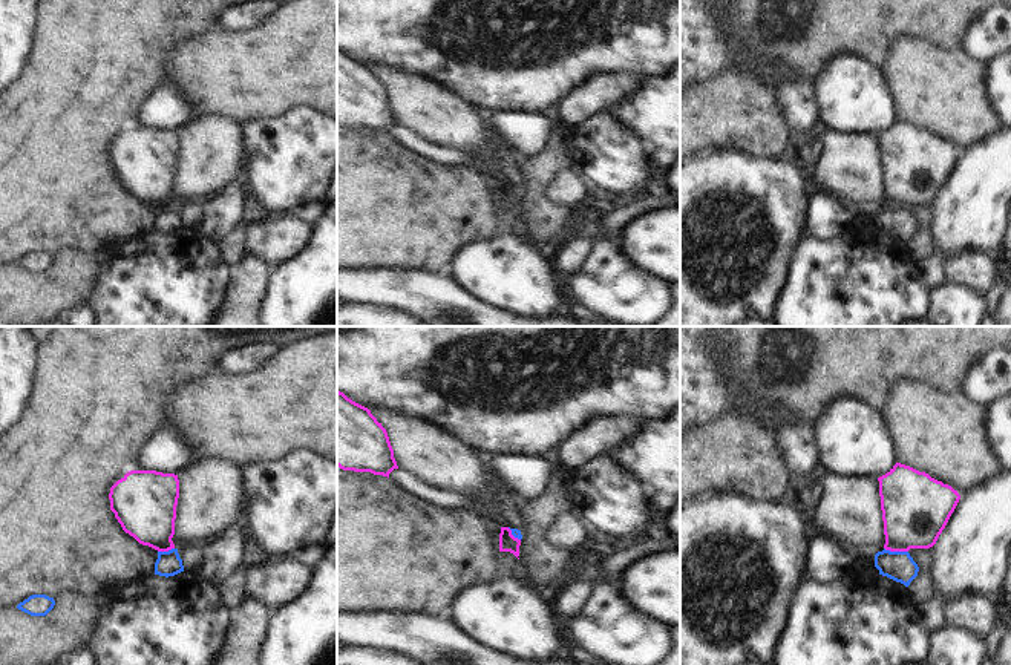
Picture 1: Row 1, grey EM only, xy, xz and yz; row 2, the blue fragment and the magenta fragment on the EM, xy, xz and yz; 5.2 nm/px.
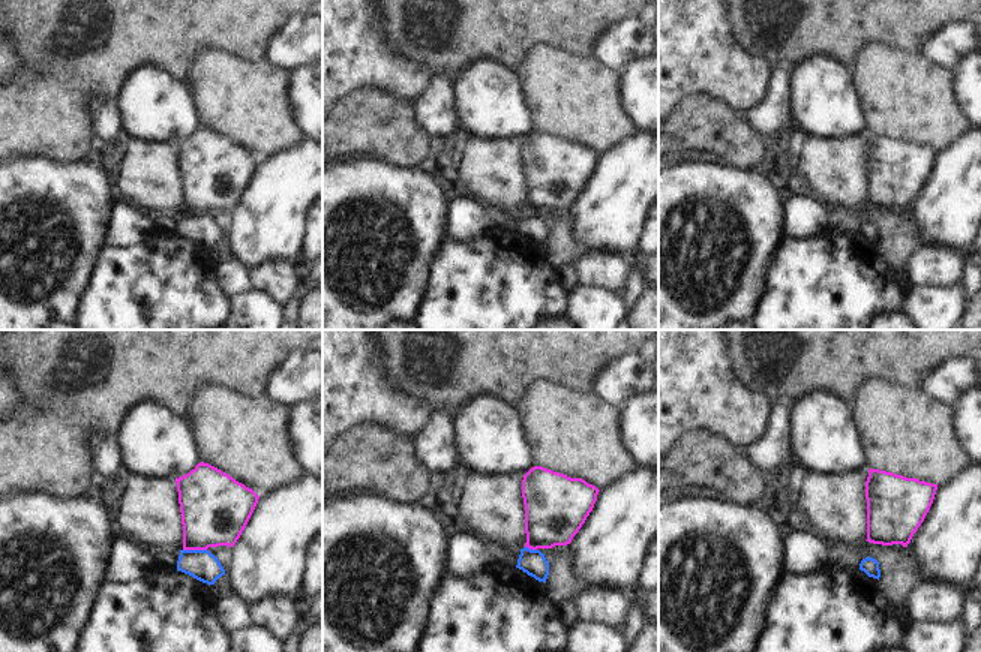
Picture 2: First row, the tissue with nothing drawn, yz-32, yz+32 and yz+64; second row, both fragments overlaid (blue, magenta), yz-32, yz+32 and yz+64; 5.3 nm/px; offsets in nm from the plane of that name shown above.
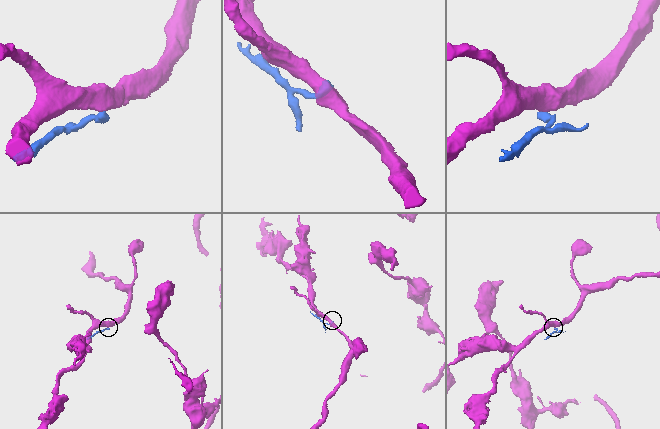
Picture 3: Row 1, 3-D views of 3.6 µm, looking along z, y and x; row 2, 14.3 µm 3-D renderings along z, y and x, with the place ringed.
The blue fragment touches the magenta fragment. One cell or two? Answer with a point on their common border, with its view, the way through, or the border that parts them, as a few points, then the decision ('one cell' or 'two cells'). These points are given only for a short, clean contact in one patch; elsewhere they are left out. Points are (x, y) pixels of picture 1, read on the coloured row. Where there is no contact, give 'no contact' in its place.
meets blue in yz at (896, 552); two cells

